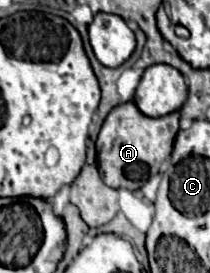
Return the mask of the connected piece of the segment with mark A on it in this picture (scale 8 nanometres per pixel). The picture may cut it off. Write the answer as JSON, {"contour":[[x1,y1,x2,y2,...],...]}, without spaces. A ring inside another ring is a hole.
{"contour":[[133,101,121,103,107,115,97,139,97,163,103,181,109,187,139,189,151,175,159,173,161,163,171,155,175,135,179,131,179,113,169,113,159,119,145,117]]}

